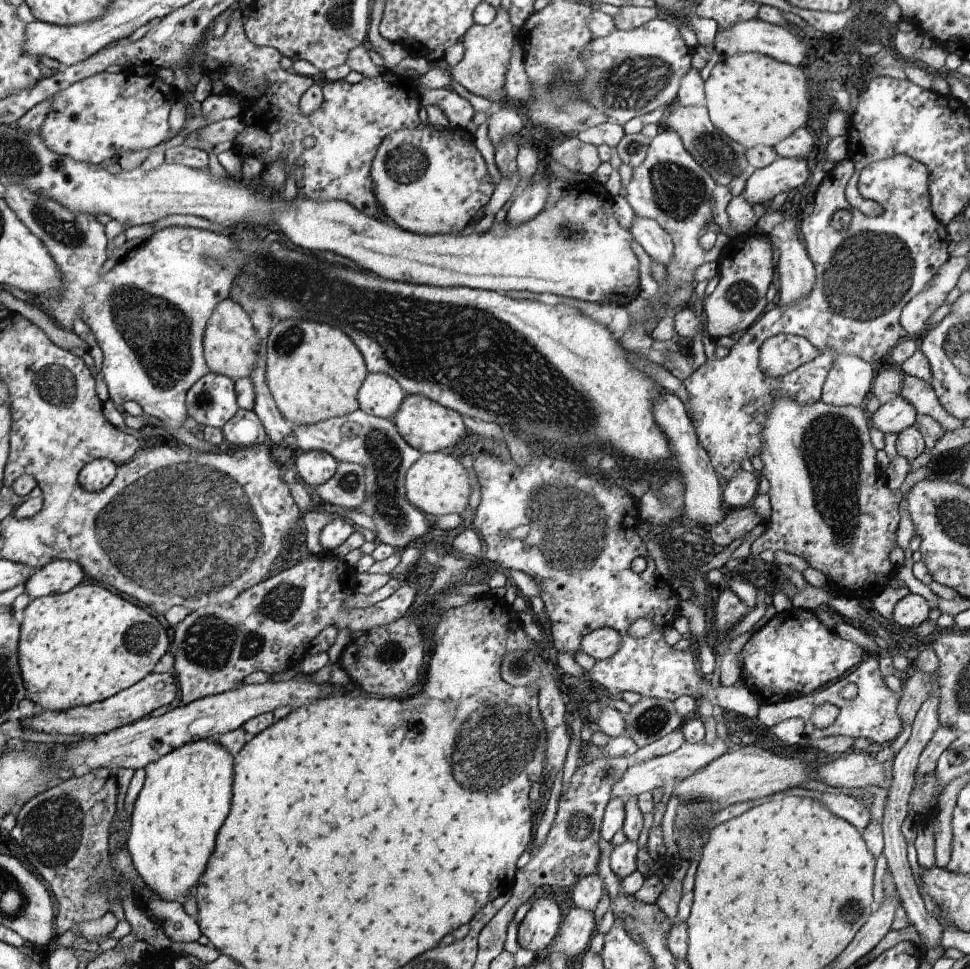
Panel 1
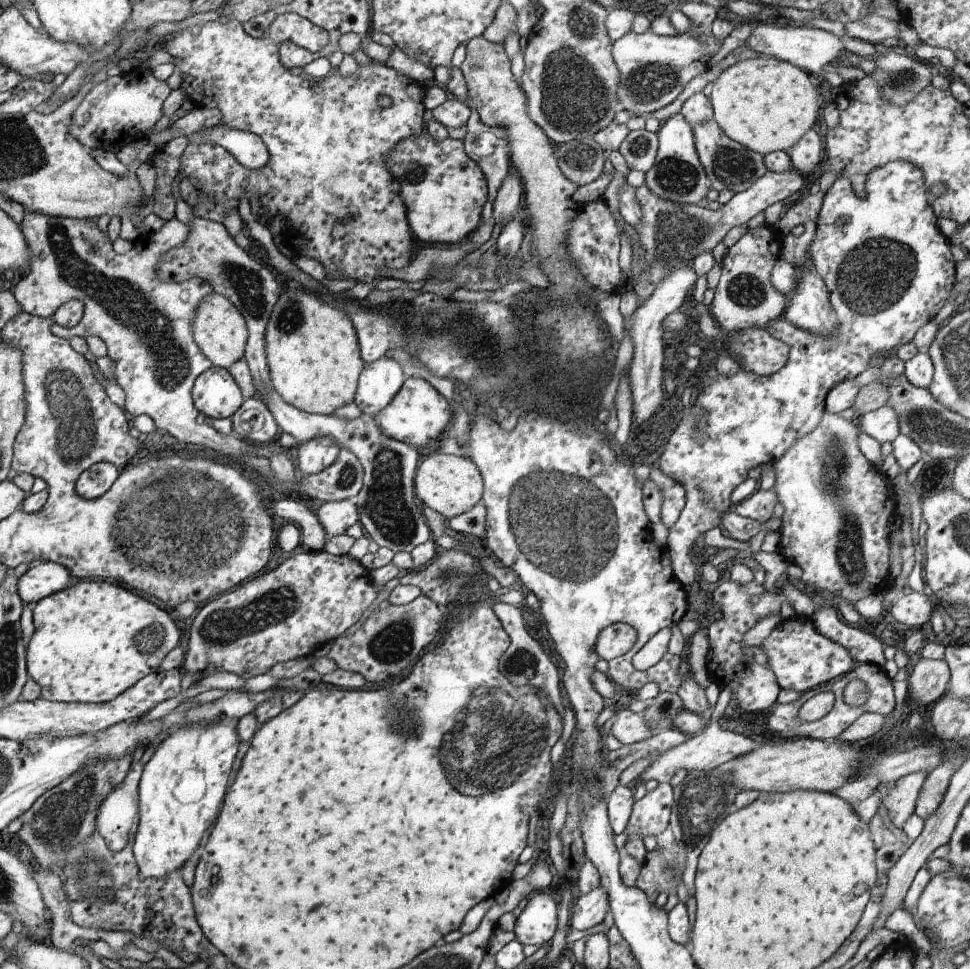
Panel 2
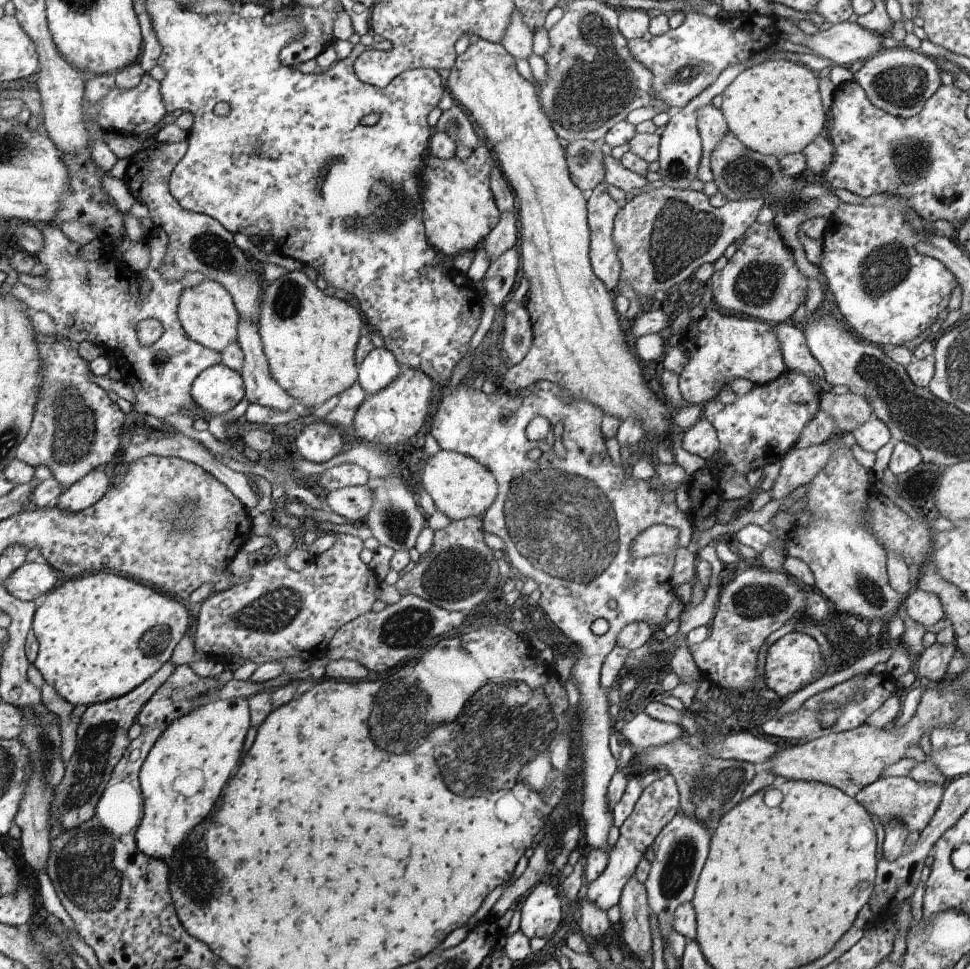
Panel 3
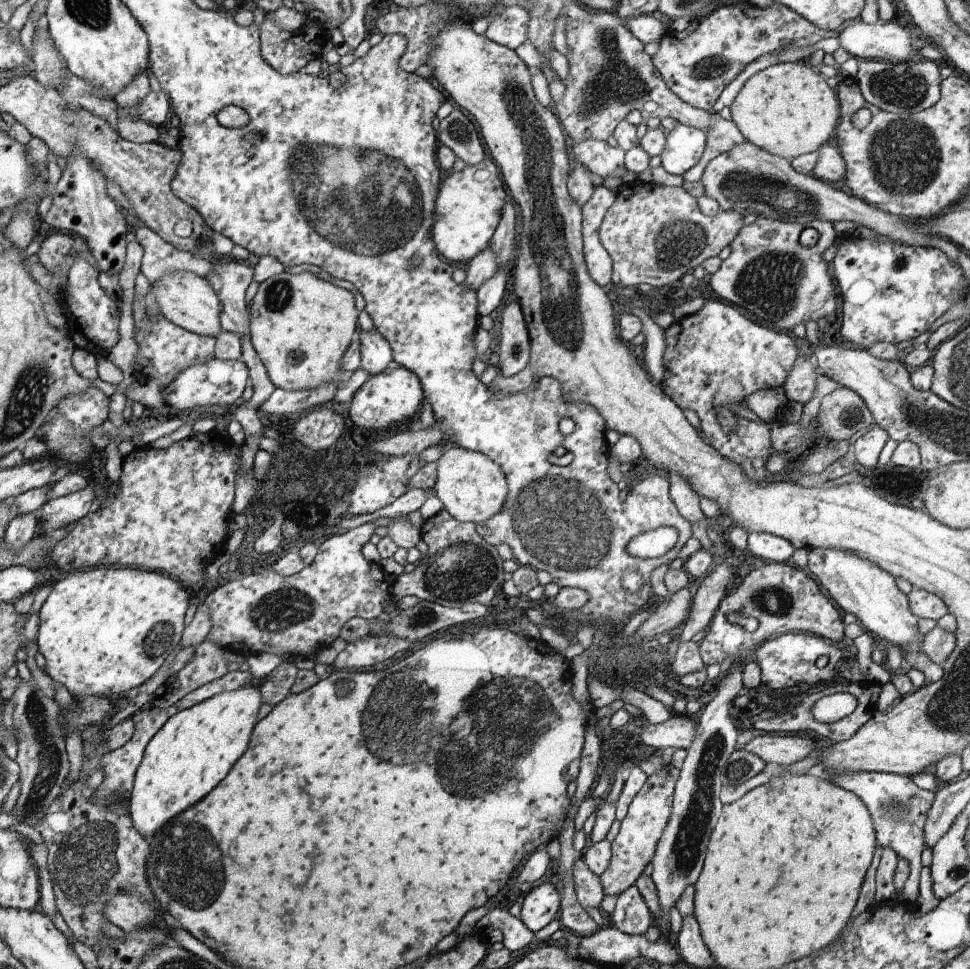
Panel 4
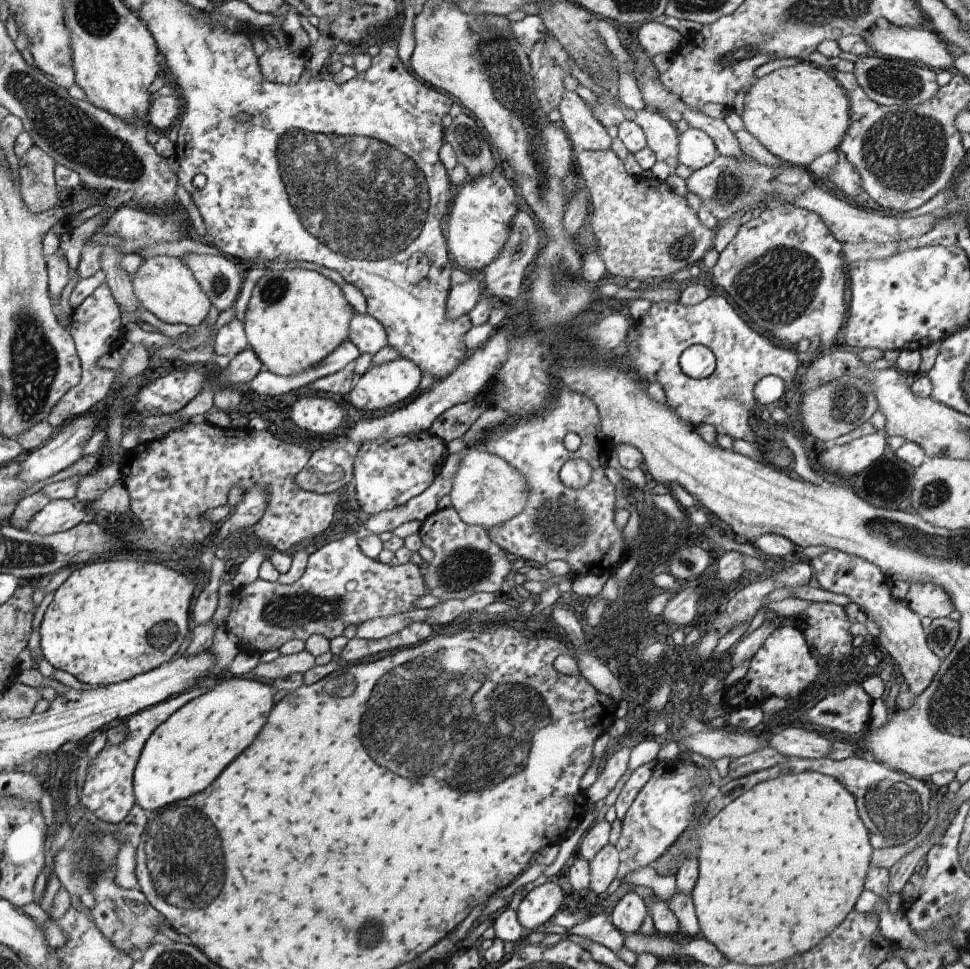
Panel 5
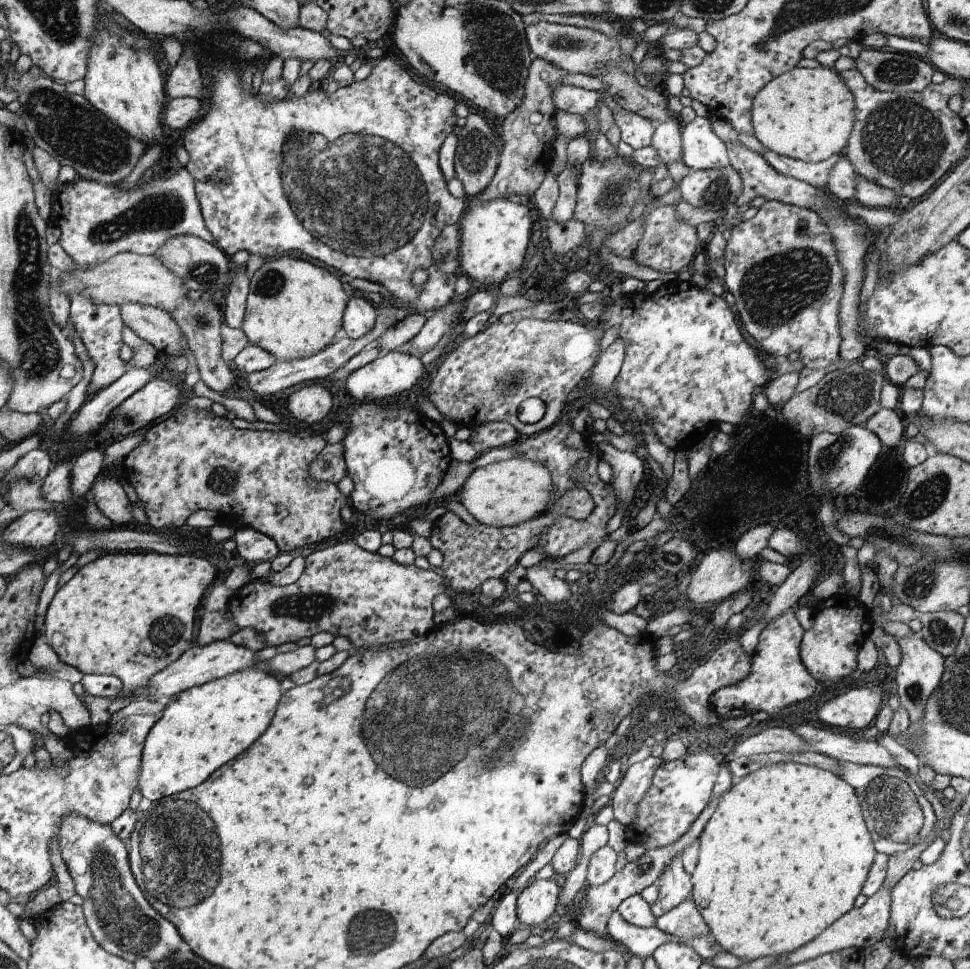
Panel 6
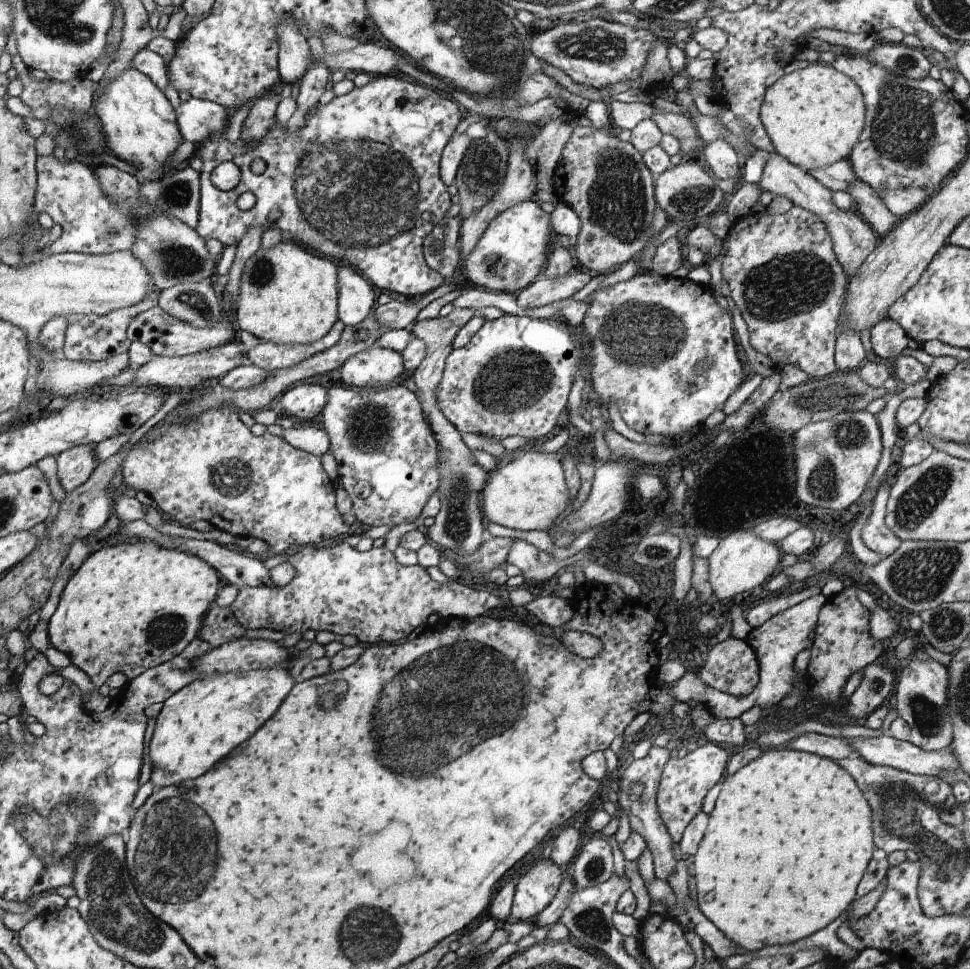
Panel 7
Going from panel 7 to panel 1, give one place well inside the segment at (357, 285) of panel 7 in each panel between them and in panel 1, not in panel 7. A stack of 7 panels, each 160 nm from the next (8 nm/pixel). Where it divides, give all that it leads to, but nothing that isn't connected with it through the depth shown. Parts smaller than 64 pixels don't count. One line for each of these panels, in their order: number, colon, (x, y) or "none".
1: (381, 395)
2: (380, 381)
3: (380, 367)
4: (376, 352)
5: (369, 336)
6: (359, 317)

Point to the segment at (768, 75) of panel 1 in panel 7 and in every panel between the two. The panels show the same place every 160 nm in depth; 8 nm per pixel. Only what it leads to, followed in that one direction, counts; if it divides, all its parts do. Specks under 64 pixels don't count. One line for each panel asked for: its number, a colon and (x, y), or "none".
2: (765, 104)
3: (775, 108)
4: (788, 109)
5: (799, 113)
6: (805, 113)
7: (814, 116)

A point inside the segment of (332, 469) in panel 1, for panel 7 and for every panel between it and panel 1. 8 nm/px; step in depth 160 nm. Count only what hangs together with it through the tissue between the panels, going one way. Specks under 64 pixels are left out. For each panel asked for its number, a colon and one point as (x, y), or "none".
2: (317, 454)
3: (320, 441)
4: (320, 429)
5: (319, 414)
6: (311, 403)
7: (306, 401)

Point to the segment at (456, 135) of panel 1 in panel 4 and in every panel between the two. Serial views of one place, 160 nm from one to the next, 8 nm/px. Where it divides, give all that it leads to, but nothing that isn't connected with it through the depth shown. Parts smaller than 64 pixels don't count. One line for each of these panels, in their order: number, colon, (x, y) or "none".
2: (444, 190)
3: (459, 211)
4: (468, 209)

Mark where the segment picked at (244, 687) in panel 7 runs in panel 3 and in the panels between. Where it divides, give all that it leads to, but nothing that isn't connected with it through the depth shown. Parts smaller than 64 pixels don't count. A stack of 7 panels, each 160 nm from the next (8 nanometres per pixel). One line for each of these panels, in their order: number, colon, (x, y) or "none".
3: (183, 775)
4: (196, 748)
5: (190, 749)
6: (200, 729)

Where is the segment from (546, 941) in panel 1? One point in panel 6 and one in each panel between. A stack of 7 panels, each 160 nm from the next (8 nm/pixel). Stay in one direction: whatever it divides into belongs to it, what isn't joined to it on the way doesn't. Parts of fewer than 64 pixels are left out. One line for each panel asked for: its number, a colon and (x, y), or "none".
2: (536, 924)
3: (541, 911)
4: (540, 906)
5: (539, 905)
6: (538, 901)

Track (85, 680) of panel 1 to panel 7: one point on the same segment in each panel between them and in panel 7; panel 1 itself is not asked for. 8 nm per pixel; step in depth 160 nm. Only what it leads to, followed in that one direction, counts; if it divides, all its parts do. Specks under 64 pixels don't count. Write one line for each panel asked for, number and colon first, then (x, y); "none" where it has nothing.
2: (92, 641)
3: (101, 635)
4: (103, 631)
5: (111, 620)
6: (129, 615)
7: (129, 607)

